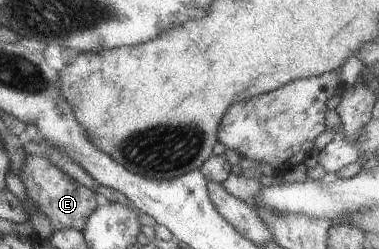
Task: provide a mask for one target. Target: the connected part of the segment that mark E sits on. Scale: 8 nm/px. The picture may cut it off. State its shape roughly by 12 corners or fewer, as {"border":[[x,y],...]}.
{"border":[[44,156],[19,176],[29,203],[54,230],[82,232],[96,193]]}

